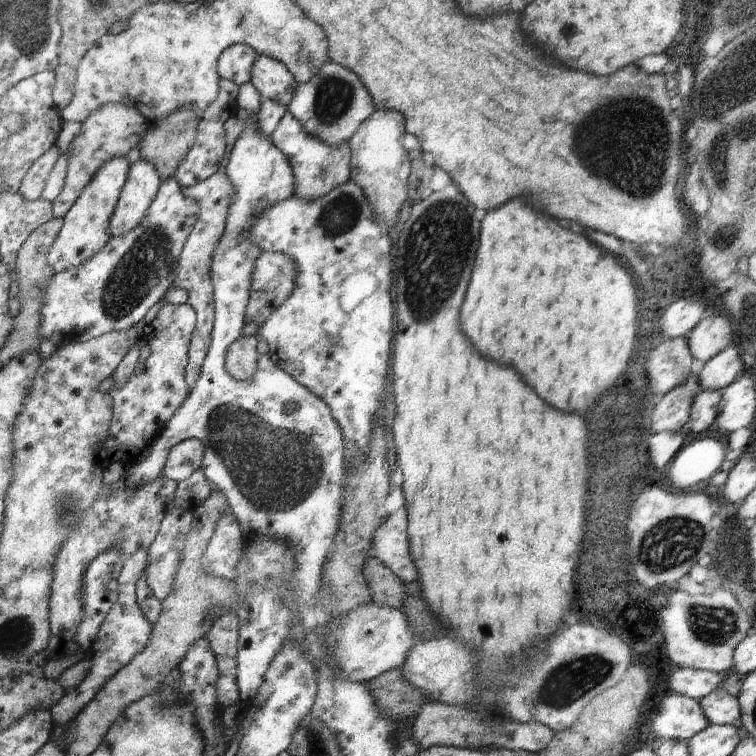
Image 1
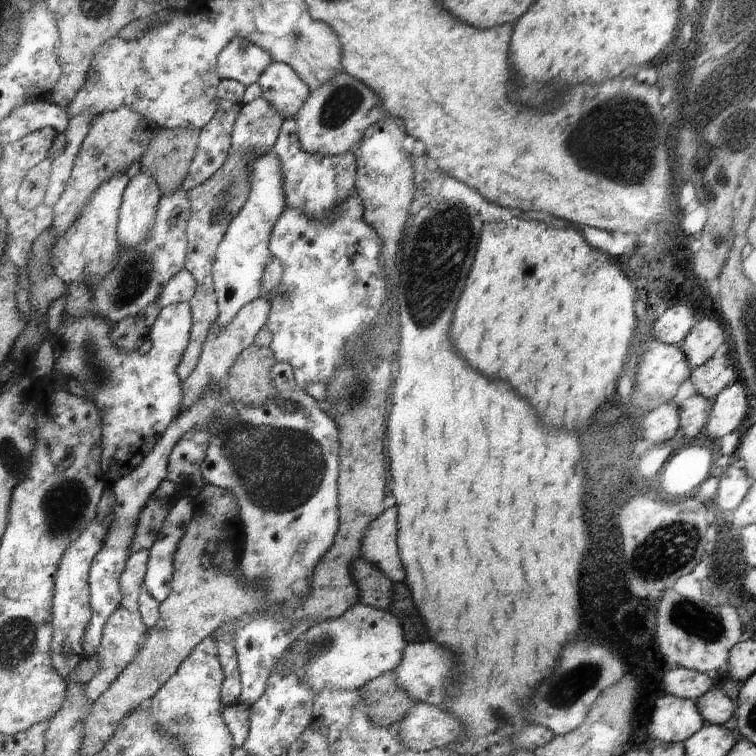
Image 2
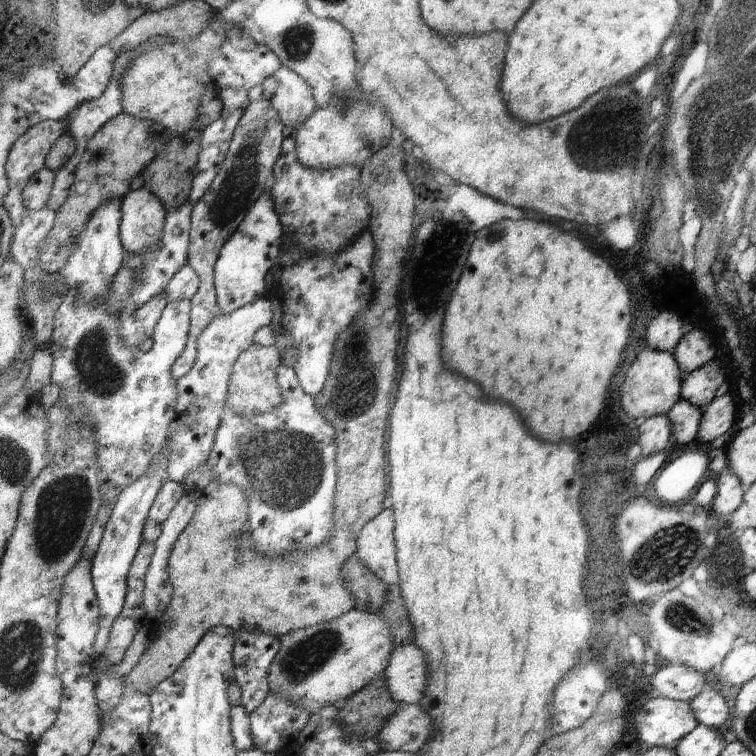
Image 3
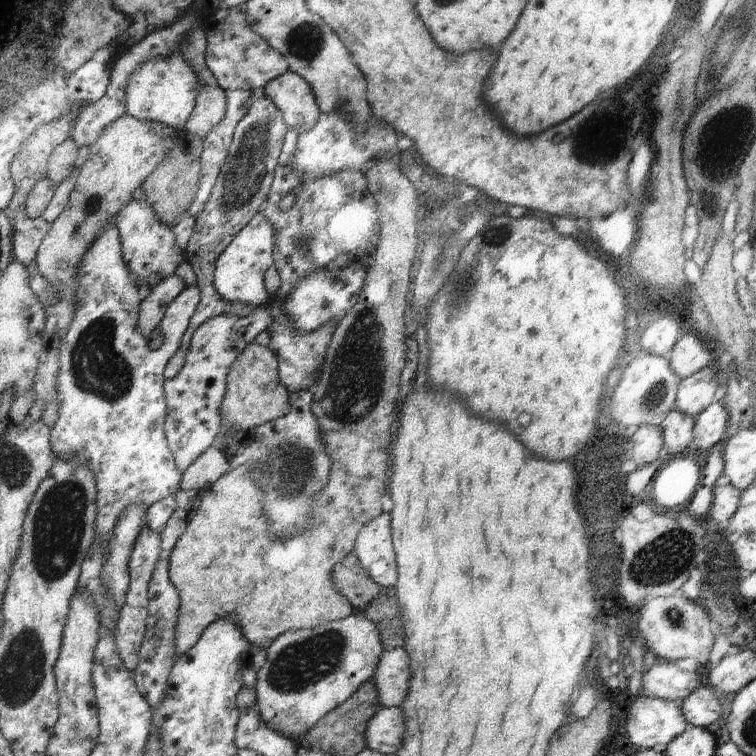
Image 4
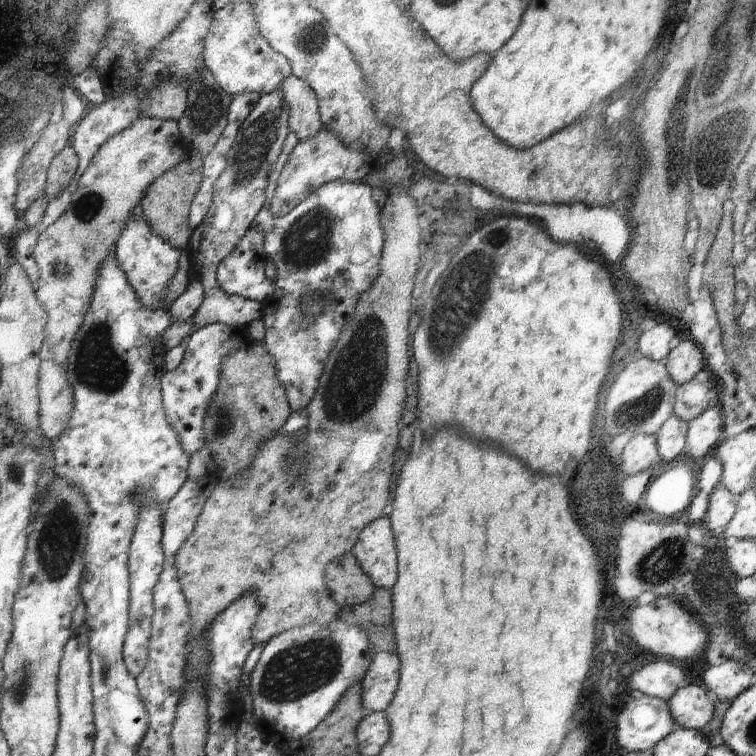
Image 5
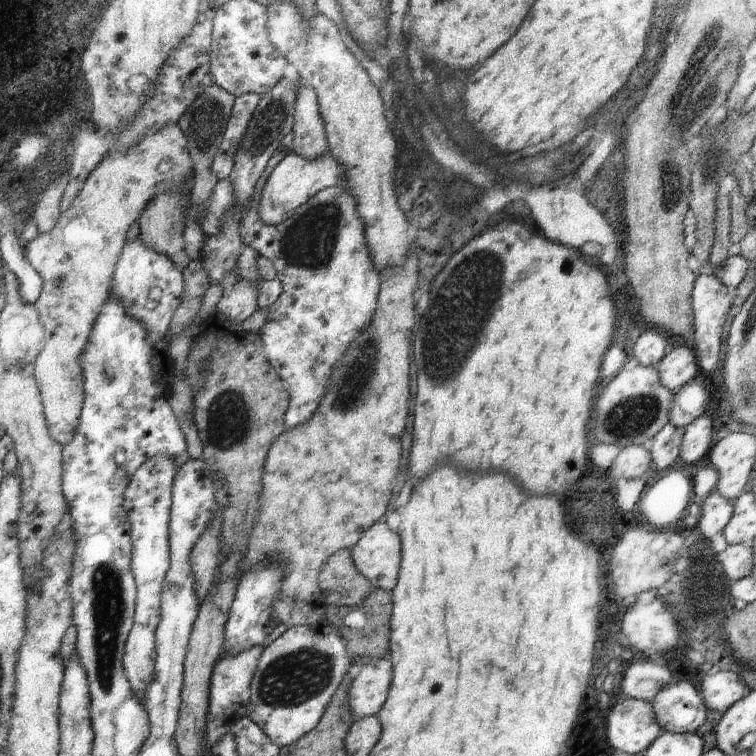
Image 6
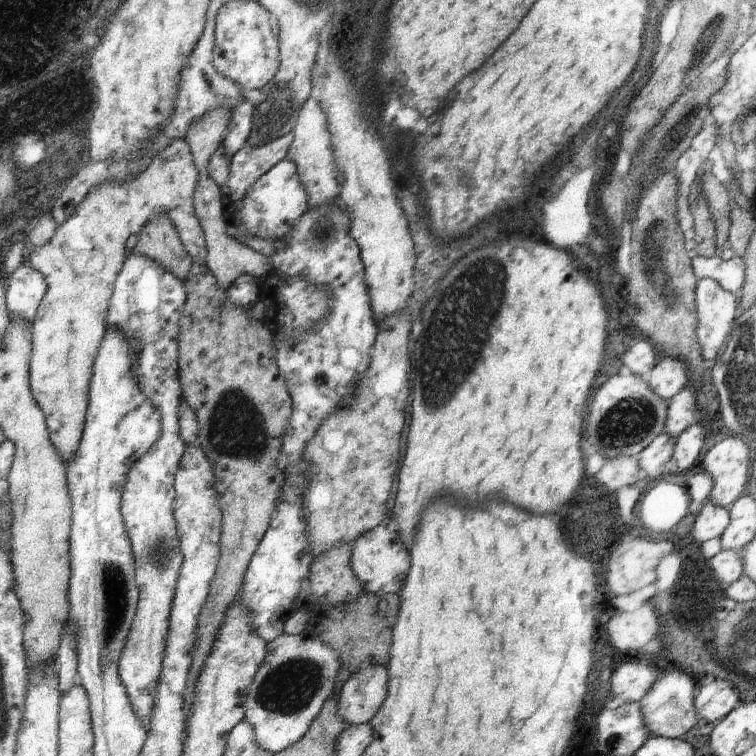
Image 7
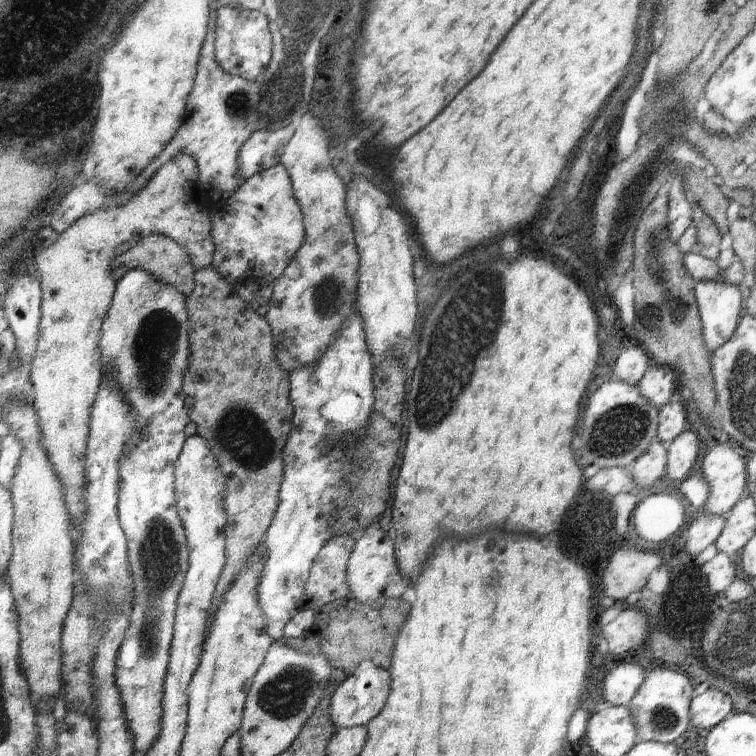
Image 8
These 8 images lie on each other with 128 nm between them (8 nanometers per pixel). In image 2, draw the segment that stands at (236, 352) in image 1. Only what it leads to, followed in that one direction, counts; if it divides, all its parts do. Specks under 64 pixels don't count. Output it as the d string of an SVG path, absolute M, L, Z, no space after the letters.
M250 345L245 348L229 368L228 385L225 389L232 402L259 407L277 394L271 383L275 361L268 347Z

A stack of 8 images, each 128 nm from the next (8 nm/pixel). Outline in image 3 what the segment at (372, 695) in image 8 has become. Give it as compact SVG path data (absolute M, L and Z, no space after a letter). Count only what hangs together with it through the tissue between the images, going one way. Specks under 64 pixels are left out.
M397 645L382 673L392 700L398 704L417 704L426 686L426 662L420 648Z

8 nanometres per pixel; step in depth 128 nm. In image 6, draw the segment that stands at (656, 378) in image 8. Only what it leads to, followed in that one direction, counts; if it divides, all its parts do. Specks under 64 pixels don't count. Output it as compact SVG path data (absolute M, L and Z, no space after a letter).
M676 345L655 364L654 368L657 370L660 382L671 390L672 394L686 383L703 378L694 355L694 350L691 348Z

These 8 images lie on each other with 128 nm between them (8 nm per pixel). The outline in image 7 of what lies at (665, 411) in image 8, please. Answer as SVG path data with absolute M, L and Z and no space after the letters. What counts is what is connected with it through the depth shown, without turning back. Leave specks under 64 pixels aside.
M691 382L677 395L668 400L667 417L665 418L665 432L675 439L689 426L700 423L700 408L696 404L697 386Z

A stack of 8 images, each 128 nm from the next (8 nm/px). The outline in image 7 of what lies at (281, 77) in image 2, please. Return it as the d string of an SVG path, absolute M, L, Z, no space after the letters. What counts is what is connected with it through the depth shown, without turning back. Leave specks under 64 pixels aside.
M310 97L304 103L292 131L294 140L291 142L285 158L292 161L296 168L296 174L308 195L309 209L317 209L322 205L328 205L331 201L339 200L340 186L336 183L336 173L334 172L338 166L331 147L327 116L318 101Z

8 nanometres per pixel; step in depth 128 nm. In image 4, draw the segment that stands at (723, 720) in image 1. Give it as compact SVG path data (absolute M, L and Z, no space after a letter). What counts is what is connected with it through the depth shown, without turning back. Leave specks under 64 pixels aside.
M698 686L680 700L681 711L686 722L692 727L706 728L722 716L718 693L708 686Z

